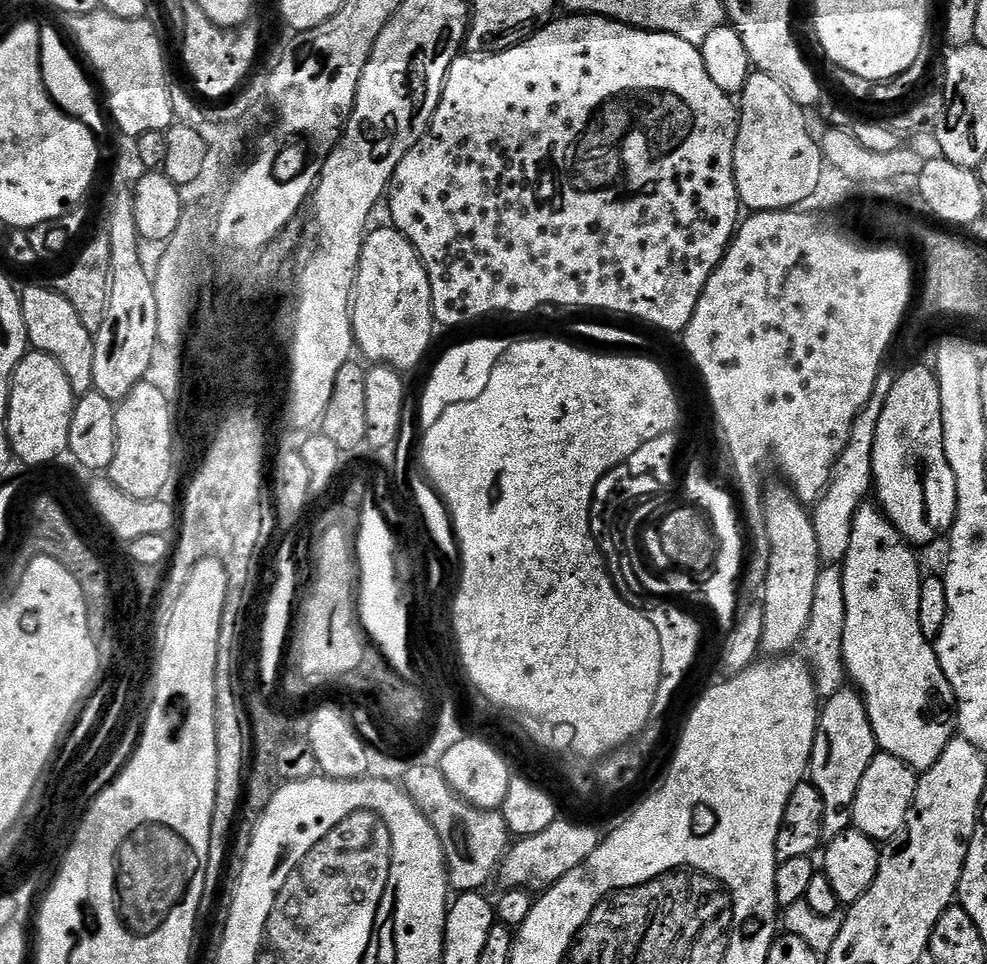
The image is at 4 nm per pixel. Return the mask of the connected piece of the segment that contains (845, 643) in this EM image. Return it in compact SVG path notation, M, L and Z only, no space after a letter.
M865 502L857 510L853 521L850 546L842 561L844 578L844 634L842 637L842 664L852 675L851 683L862 693L868 708L872 729L879 751L889 752L906 762L913 770L934 766L942 758L942 750L957 735L956 695L942 674L933 641L922 634L918 622L918 598L922 571L916 565L916 556L907 540L900 535L888 517L875 503Z

